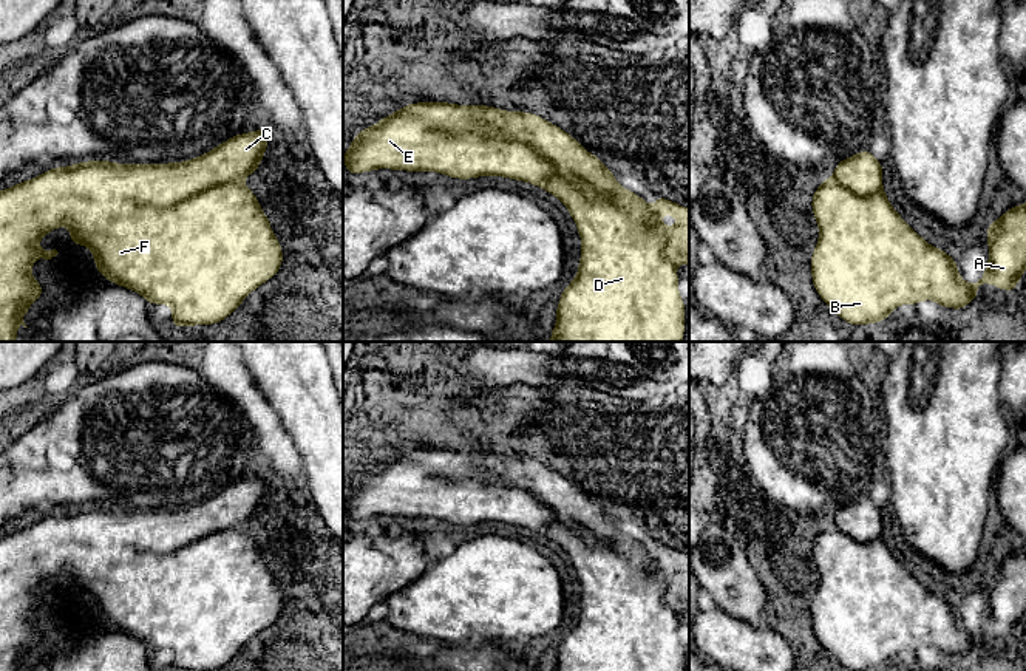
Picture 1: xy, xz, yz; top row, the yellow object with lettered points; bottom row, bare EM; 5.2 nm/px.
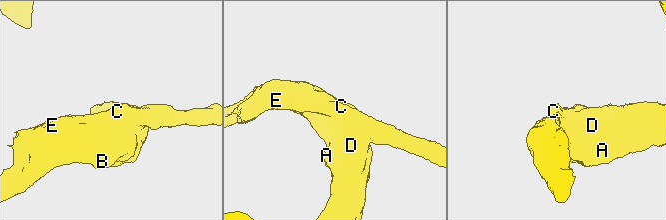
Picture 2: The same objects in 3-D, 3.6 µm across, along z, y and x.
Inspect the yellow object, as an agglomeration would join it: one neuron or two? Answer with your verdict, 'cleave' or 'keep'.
keep

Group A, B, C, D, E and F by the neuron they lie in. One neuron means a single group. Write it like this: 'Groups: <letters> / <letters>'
Groups: A B C D E F

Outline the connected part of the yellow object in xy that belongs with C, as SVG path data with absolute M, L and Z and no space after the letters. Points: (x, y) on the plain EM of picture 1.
M264 475L240 479L204 501L181 509L74 509L0 536L0 671L25 671L23 660L43 642L31 614L39 603L51 606L59 600L56 595L39 595L37 589L60 572L70 575L71 589L91 595L96 617L105 626L138 639L150 652L168 651L172 671L216 671L227 665L283 612L283 594L258 544L241 529L256 519L269 493L269 482Z

